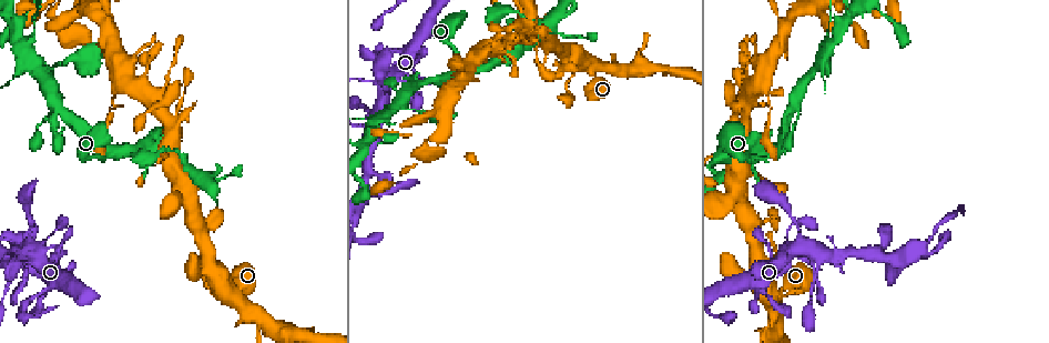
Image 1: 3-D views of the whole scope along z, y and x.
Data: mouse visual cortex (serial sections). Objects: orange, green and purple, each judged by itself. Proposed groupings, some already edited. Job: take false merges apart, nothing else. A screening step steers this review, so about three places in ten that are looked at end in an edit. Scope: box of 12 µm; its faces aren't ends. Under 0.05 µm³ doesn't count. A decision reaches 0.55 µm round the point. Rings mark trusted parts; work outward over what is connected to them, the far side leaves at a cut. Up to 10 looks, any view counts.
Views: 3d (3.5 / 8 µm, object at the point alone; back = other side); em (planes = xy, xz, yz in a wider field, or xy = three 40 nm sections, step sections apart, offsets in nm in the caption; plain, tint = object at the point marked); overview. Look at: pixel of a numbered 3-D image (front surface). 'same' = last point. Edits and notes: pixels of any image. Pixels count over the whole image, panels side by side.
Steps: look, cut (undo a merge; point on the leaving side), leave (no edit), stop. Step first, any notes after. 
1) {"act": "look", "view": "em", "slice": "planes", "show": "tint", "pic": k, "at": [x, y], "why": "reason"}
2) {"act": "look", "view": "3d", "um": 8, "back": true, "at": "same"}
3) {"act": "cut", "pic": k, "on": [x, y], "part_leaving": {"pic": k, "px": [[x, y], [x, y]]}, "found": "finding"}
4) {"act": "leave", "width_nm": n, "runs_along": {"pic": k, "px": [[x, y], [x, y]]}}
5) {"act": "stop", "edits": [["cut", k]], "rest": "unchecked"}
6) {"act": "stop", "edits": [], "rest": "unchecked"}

{"act": "look", "view": "em", "slice": "xy", "step": 2, "show": "tint", "pic": 1, "at": [800, 250], "why": "small branch off a trunk"}

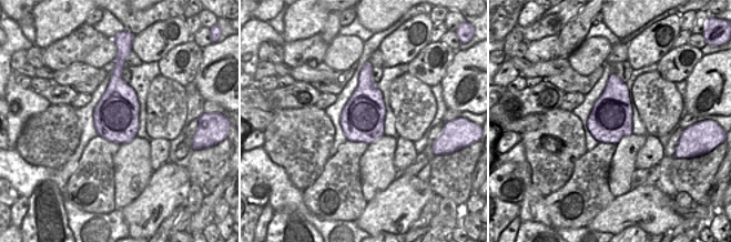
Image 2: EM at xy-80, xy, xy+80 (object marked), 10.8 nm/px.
{"act": "look", "view": "3d", "um": 3.5, "back": true, "at": "same", "why": "wider look"}

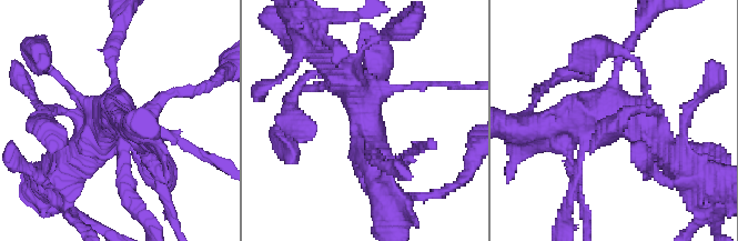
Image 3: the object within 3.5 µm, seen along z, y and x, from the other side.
{"act": "leave", "runs_along": {"pic": 3, "px": [[330, 66], [364, 106], [377, 188]]}, "found": "continuous, no second cell"}

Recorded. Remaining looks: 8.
{"act": "look", "view": "3d", "um": 3.5, "pic": 1, "at": [773, 155], "why": "abrupt turn"}

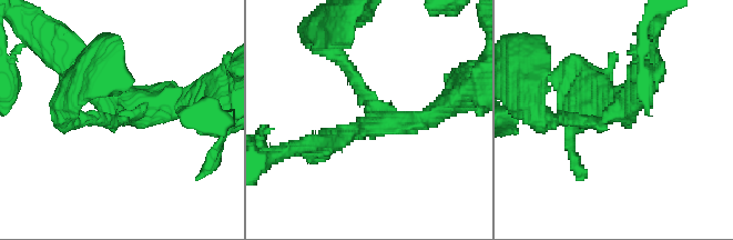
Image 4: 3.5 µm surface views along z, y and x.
{"act": "look", "view": "em", "slice": "xy", "step": 2, "show": "tint", "pic": 4, "at": [622, 110], "arms": 3, "arm_widths_nm": [200, 300, 300]}

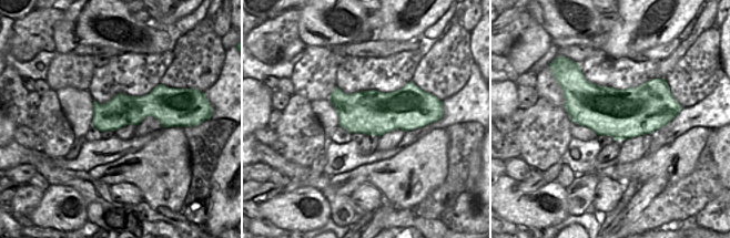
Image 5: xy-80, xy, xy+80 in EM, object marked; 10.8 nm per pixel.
{"act": "leave", "runs_along": {"pic": 4, "px": [[566, 120], [620, 113], [649, 62]]}, "found": "one cell here"}

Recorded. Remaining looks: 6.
{"act": "look", "view": "em", "slice": "xy", "step": 2, "show": "tint", "pic": 1, "at": [58, 107], "why": "four arms meet"}

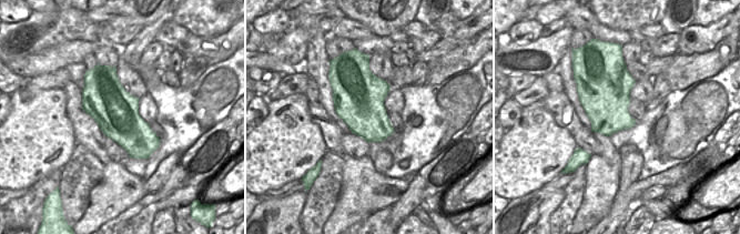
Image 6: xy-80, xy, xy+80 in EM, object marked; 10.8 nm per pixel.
{"act": "look", "view": "3d", "um": 3.5, "at": "same", "why": "wider look"}

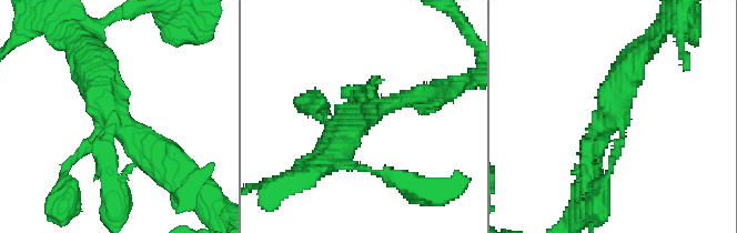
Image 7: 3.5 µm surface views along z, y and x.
{"act": "leave", "runs_along": {"pic": 7, "px": [[172, 174], [108, 110], [90, 62]]}, "found": "all the same cell"}

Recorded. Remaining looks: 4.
{"act": "look", "view": "3d", "um": 3.5, "back": true, "pic": 1, "at": [27, 58], "why": "four or more arms meet"}

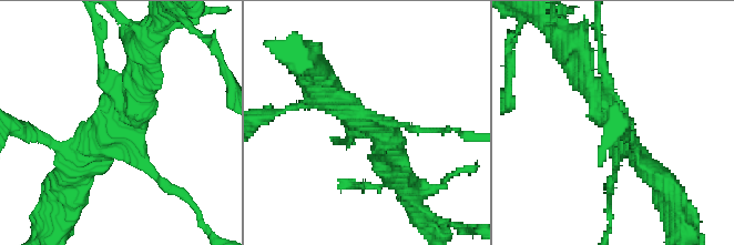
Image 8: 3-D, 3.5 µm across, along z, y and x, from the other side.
{"act": "look", "view": "em", "slice": "xy", "step": 3, "show": "tint", "pic": 8, "at": [362, 121], "arms": 4, "arm_widths_nm": [150, 200, 300, 350]}

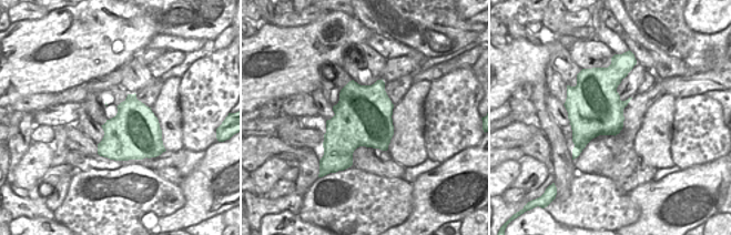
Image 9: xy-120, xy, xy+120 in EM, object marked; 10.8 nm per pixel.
{"act": "leave", "runs_along": {"pic": 8, "px": [[68, 175], [133, 104], [140, 70]]}, "found": "all the same cell"}

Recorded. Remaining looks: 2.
{"act": "look", "view": "3d", "um": 3.5, "pic": 1, "at": [25, 14], "why": "a narrow waist"}

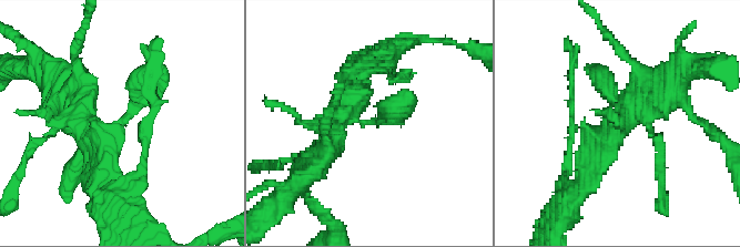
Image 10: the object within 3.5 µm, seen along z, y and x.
{"act": "look", "view": "em", "slice": "xy", "step": 1, "show": "tint", "pic": 10, "at": [119, 121], "arms": 3, "arm_widths_nm": [250, 250, 350]}

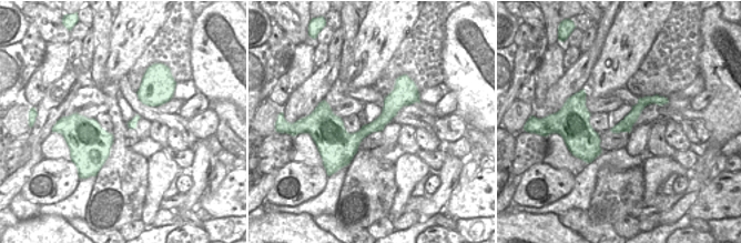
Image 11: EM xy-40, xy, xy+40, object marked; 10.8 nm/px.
{"act": "leave", "runs_along": {"pic": 10, "px": [[104, 175], [98, 139], [162, 80]]}, "found": "continuous, no second cell"}

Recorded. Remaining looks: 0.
{"act": "stop", "edits": [], "rest": "unchecked"}

